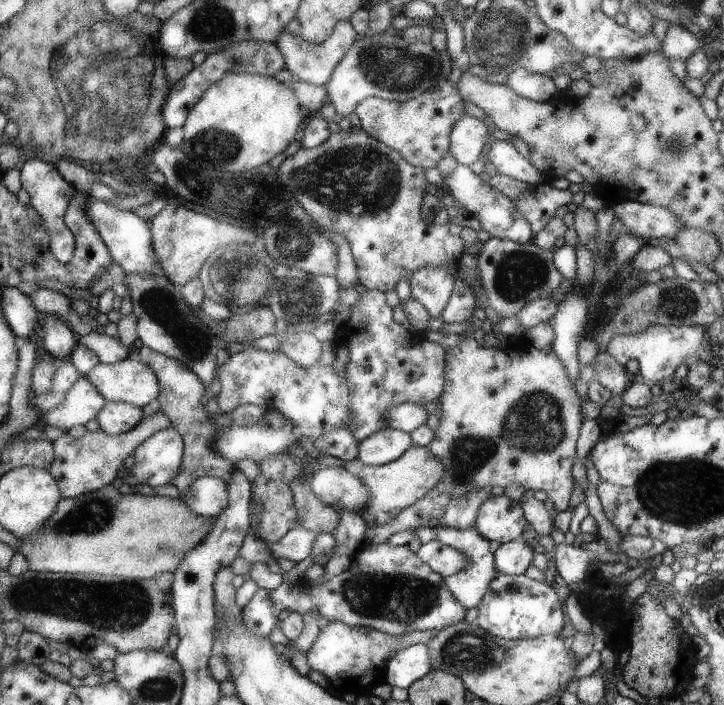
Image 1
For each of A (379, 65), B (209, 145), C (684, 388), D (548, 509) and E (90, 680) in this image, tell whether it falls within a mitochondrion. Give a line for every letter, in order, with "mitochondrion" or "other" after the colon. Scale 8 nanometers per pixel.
A: mitochondrion
B: mitochondrion
C: other
D: other
E: other

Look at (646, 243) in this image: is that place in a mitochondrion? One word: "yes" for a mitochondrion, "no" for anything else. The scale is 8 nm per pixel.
no

